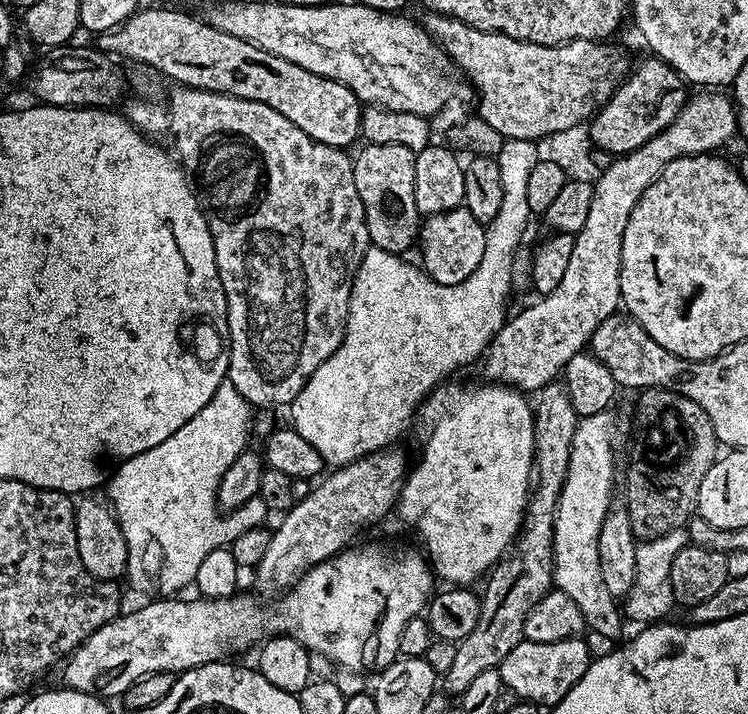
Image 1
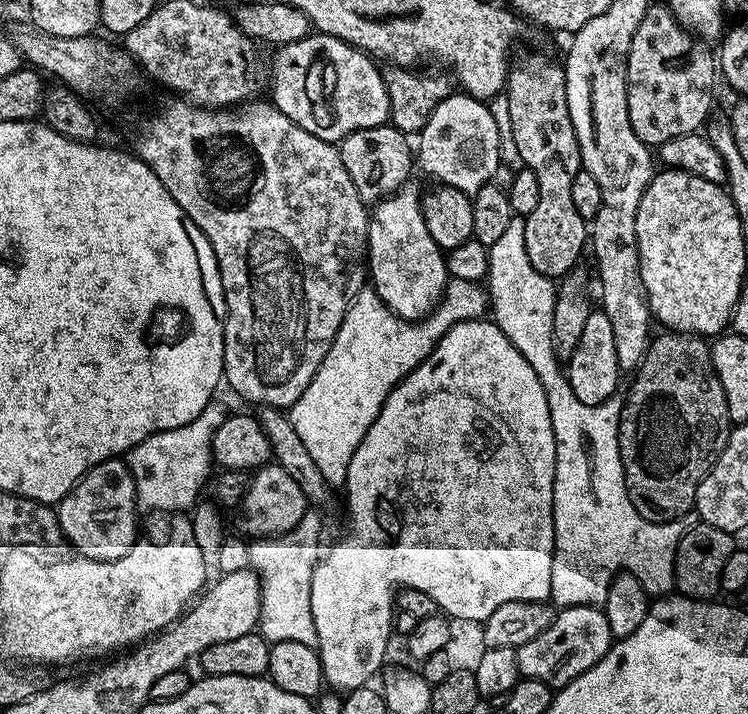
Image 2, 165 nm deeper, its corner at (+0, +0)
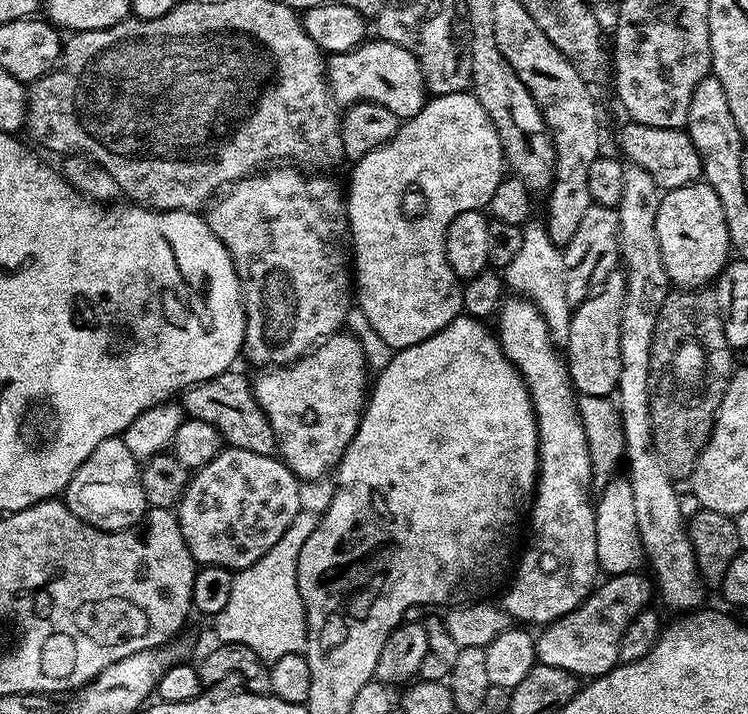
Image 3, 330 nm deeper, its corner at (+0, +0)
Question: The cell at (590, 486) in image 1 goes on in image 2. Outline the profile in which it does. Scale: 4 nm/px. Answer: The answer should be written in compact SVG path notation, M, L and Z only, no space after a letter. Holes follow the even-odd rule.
M513 218L510 222L510 226L498 237L498 242L494 242L488 248L486 291L490 305L491 319L500 327L502 334L506 334L506 338L510 338L510 342L514 342L514 346L520 351L522 358L526 358L526 362L530 362L530 367L533 368L534 374L538 374L538 382L542 382L542 386L546 390L546 402L550 406L550 418L554 426L554 442L556 443L556 473L554 474L554 558L552 559L552 569L550 570L551 603L555 605L557 609L586 606L587 604L602 606L606 602L606 594L610 590L610 582L619 571L628 571L634 574L650 598L659 598L669 595L675 589L673 572L678 542L689 529L693 528L694 525L701 521L700 516L693 510L686 513L680 520L672 520L670 523L654 523L650 522L649 519L642 518L638 510L634 508L634 504L630 502L629 492L626 490L625 472L622 466L622 458L620 457L620 447L618 446L618 426L620 425L620 411L624 408L624 400L621 399L619 395L614 395L601 404L586 406L586 402L578 402L578 398L574 395L574 390L570 390L567 371L562 367L562 361L554 354L554 338L552 335L554 334L556 284L549 280L547 276L538 274L538 270L534 270L529 256L526 255L526 230L524 229L523 219Z

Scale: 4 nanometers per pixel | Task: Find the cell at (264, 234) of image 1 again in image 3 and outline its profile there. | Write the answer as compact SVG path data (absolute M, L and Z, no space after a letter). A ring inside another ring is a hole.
M272 166L236 181L207 209L210 230L226 246L240 279L246 318L242 352L250 363L257 364L257 369L271 370L301 360L317 344L345 327L353 307L354 272L350 267L346 196L341 185L339 188L324 176L327 175L309 174L296 166Z

